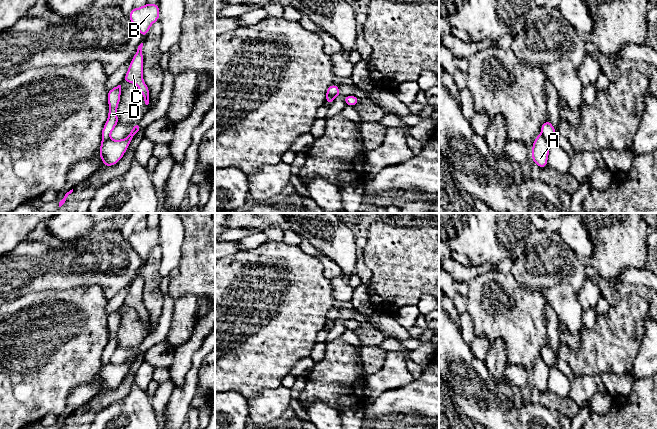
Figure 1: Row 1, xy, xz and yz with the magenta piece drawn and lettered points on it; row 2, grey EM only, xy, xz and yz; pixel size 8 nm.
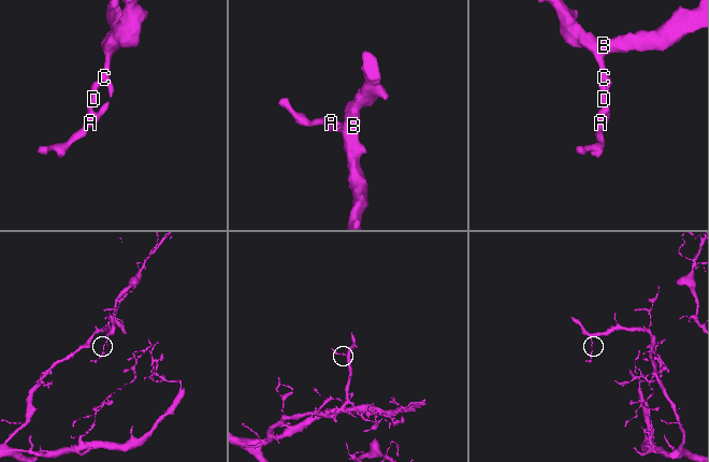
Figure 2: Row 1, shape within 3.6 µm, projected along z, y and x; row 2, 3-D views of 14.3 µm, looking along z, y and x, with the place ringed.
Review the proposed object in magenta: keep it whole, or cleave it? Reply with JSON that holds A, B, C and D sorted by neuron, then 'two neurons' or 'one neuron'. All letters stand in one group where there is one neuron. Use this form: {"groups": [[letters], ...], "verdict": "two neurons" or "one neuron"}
{"groups": [["A", "B", "C", "D"]], "verdict": "one neuron"}

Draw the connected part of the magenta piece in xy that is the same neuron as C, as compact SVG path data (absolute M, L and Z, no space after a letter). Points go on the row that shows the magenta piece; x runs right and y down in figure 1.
M141 43L138 46L138 49L132 58L129 68L127 70L127 73L123 79L123 82L126 83L133 83L135 84L138 89L140 90L145 104L149 104L149 95L150 95L150 90L147 87L146 83L144 82L143 79L143 63L144 63L144 58L143 58L143 53L142 53L142 47L143 43Z

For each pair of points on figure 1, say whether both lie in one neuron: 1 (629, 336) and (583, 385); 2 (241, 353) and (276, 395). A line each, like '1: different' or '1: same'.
1: different
2: different

